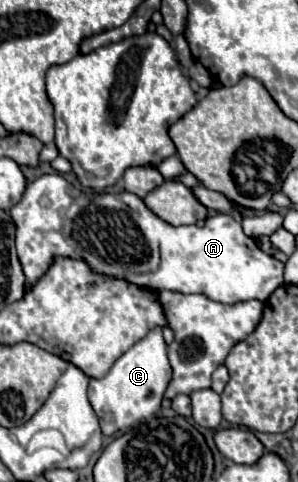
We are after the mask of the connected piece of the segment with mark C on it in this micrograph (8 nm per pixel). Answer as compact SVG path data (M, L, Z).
M161 327L151 329L141 341L127 349L101 379L89 381L89 403L95 409L103 435L115 435L131 427L135 421L153 415L161 407L163 393L171 381L171 365L167 359L167 345L161 335Z

